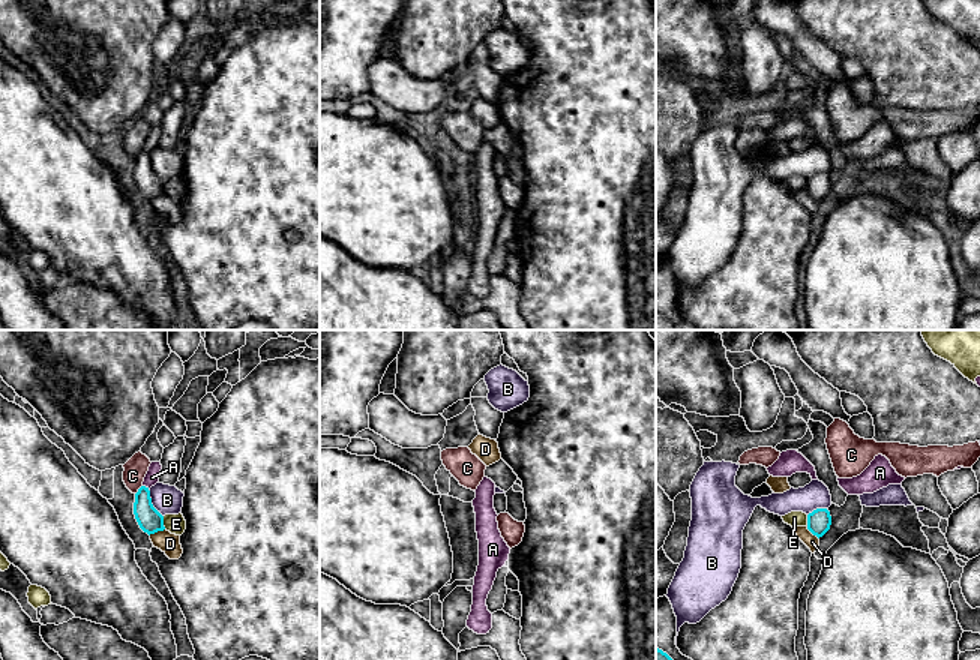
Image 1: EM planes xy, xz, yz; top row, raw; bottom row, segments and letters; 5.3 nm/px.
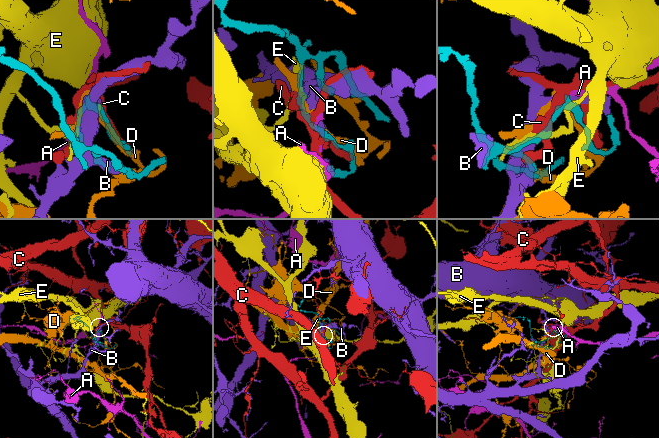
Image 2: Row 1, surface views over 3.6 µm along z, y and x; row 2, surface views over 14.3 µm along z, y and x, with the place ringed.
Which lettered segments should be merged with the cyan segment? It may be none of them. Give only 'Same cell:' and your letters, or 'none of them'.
Same cell: none of them

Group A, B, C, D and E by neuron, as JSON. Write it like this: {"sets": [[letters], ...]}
{"sets": [["A"], ["B"], ["C"], ["D"], ["E"]]}

